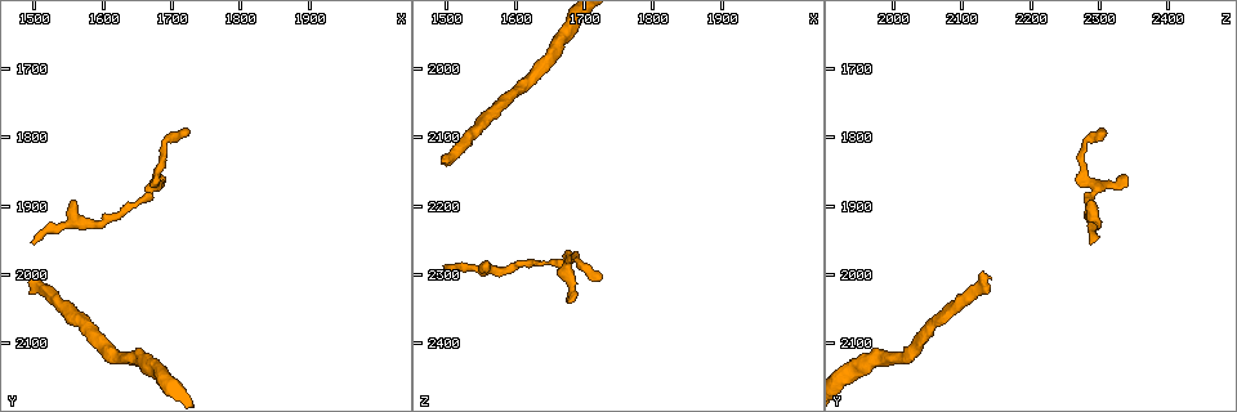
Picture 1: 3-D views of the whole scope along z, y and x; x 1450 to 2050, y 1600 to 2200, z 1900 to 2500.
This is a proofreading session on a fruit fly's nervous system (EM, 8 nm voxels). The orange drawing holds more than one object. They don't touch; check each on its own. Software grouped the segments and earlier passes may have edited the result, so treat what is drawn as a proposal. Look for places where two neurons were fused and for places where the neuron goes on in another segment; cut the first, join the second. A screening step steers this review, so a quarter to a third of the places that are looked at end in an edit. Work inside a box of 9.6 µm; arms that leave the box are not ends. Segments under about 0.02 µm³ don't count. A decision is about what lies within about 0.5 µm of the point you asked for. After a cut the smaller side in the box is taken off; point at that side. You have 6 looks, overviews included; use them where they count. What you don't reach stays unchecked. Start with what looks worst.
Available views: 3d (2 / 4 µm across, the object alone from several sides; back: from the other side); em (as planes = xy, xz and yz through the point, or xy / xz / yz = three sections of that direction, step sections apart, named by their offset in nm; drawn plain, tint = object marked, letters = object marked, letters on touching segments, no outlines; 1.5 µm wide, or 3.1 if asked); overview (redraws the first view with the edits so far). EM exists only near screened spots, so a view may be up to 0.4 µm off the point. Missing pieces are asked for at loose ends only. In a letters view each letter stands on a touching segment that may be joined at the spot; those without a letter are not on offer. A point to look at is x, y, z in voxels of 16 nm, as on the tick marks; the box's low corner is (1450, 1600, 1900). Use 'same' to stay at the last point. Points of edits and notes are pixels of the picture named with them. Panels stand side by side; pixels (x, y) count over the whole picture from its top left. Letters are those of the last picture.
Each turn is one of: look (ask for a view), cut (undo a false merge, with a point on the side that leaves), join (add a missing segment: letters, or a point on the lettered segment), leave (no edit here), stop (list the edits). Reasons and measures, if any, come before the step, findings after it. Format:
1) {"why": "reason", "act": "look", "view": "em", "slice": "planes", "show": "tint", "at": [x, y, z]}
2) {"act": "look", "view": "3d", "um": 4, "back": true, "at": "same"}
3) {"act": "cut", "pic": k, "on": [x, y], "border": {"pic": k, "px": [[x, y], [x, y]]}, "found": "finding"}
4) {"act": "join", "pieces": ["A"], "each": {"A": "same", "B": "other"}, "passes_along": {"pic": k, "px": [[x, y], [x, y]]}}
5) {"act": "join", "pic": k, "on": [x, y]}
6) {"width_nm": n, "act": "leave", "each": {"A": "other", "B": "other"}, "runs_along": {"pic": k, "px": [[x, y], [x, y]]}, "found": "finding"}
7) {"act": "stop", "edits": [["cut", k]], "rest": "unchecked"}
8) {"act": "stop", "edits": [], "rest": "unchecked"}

{"why": "long arm stops here", "act": "look", "view": "3d", "um": 4, "at": [1495, 2000, 2125]}

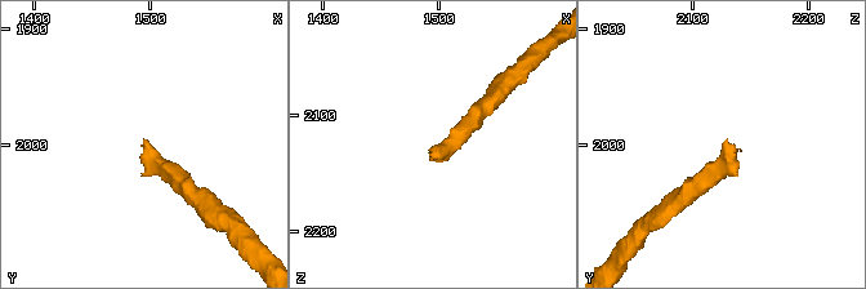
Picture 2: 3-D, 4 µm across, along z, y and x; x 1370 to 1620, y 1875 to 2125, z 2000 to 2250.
{"why": "need the tissue", "act": "look", "view": "em", "slice": "planes", "show": "plain", "at": [1498, 1998, 2126]}

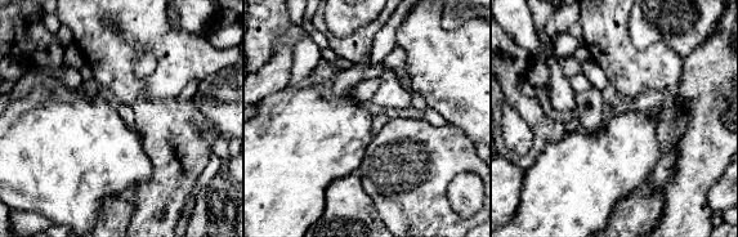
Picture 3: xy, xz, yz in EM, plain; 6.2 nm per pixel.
{"why": "see the neighbours", "act": "look", "view": "em", "slice": "planes", "show": "letters", "at": "same"}

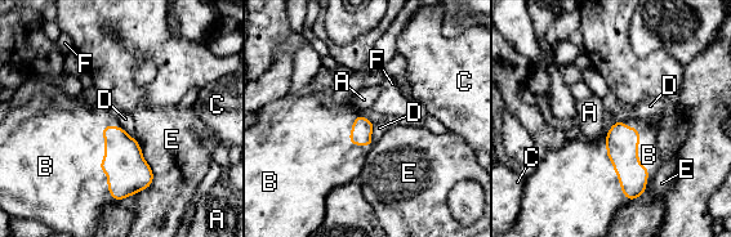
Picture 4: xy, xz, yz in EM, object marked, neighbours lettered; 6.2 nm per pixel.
{"width_nm": 130, "longest_contact_nm": ["B", 500], "act": "join", "pieces": ["B"], "each": {"A": "other", "B": "same", "C": "other", "D": "other", "E": "other", "F": "other"}, "found": "it goes on there"}

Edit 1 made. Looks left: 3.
{"act": "look", "view": "3d", "um": 4, "at": [1500, 1955, 2285]}

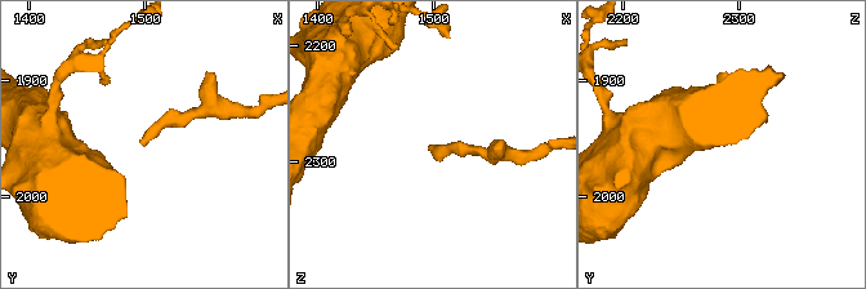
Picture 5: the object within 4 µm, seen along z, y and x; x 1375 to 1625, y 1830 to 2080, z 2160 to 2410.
{"act": "look", "view": "em", "slice": "planes", "show": "letters", "at": [1498, 1956, 2286]}

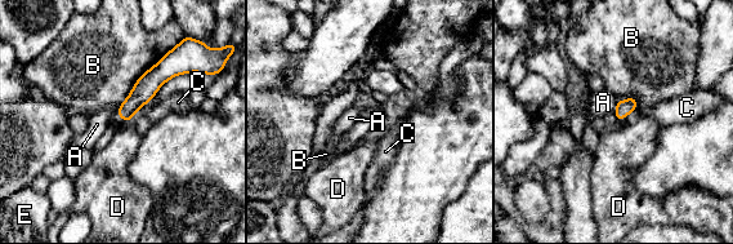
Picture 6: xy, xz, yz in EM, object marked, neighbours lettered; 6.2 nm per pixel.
{"longest_contact_nm": ["B", 500], "act": "join", "pieces": ["E"], "each": {"A": "other", "B": "other", "C": "other", "D": "other", "E": "same"}, "passes_along": {"pic": 6, "px": [[144, 89], [121, 118], [116, 122]]}, "found": "it goes on there"}

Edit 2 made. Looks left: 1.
{"act": "stop", "edits": [["join", 4], ["join", 6]], "rest": "unchecked"}

